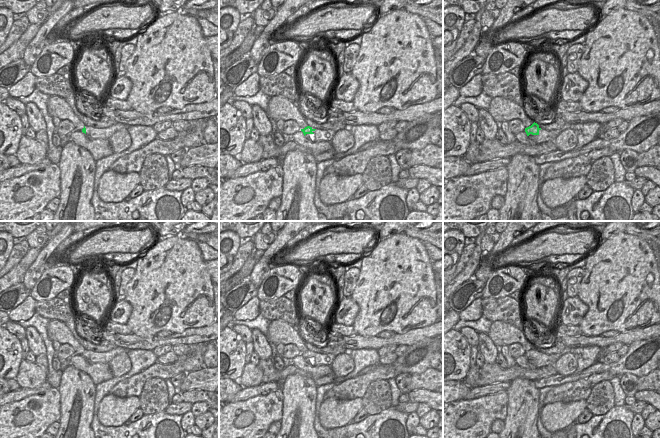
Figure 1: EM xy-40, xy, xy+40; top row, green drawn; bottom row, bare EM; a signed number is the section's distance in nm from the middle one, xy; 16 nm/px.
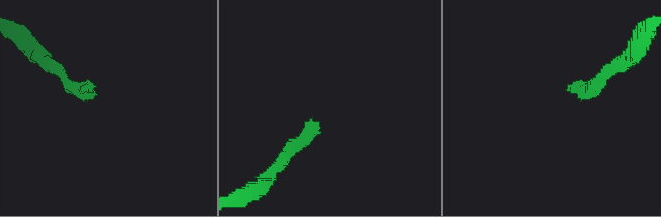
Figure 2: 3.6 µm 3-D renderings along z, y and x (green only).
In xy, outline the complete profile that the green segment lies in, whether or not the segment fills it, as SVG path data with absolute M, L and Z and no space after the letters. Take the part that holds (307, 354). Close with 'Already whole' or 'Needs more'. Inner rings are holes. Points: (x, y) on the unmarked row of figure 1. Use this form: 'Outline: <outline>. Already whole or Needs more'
Outline: M310 350L301 353L301 355L310 366L318 366L318 365L331 366L333 360L336 357L334 354L320 354Z. Needs more

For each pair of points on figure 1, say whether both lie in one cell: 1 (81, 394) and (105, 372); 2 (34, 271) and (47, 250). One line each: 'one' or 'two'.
1: two
2: one

